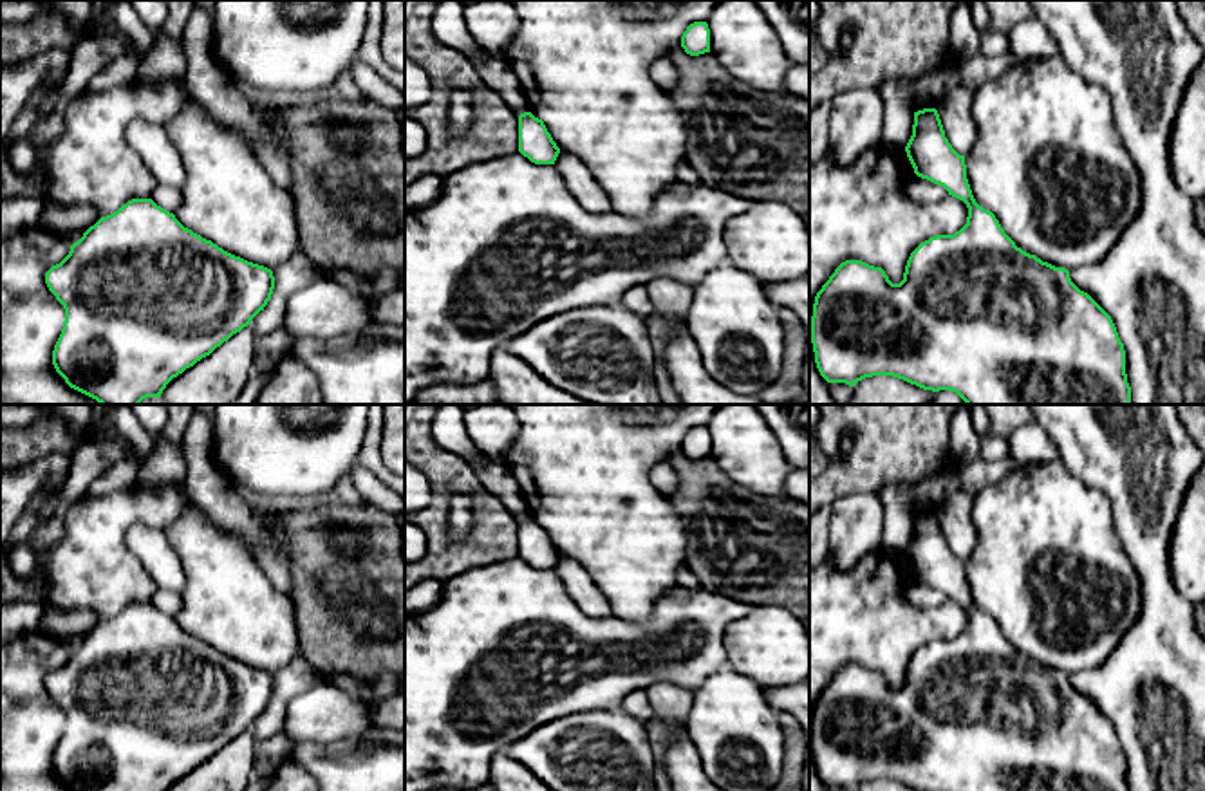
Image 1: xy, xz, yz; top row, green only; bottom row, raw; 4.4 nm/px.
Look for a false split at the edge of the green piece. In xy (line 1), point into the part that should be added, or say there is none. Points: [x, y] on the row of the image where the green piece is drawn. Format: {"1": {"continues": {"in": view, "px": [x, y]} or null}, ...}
{"1": {"continues": null}}

